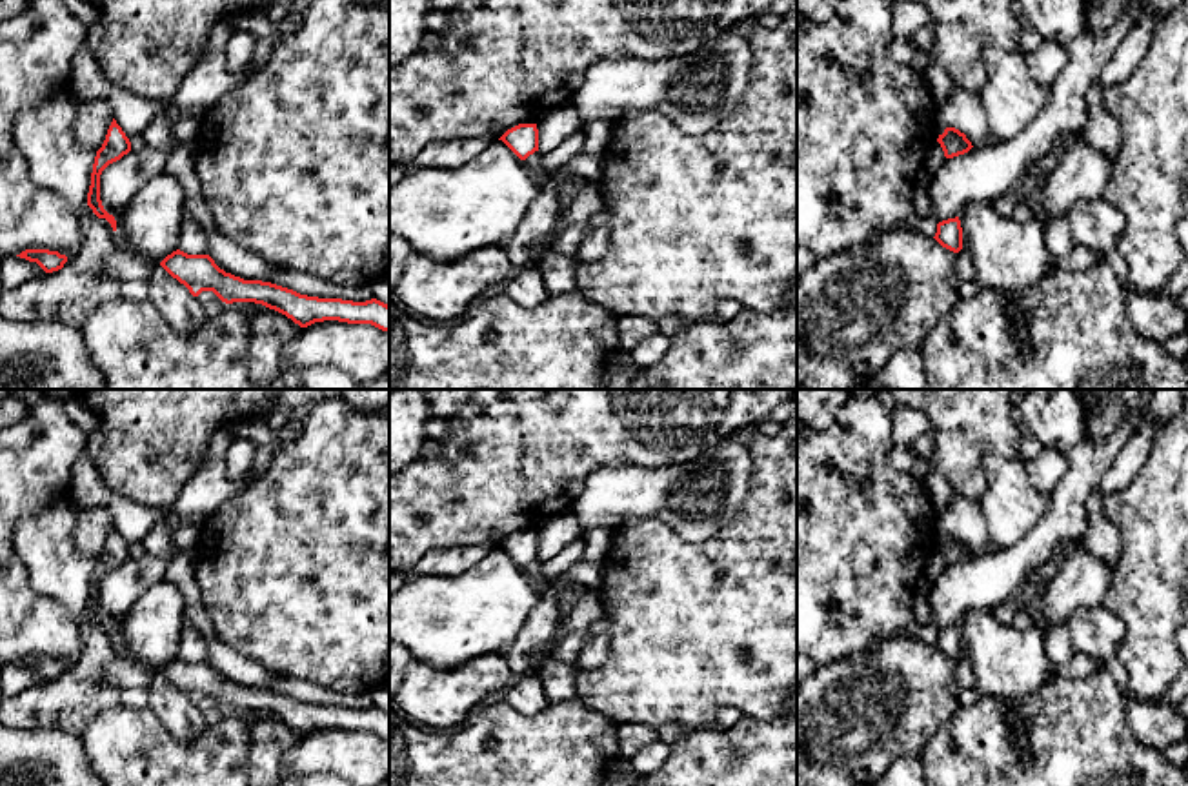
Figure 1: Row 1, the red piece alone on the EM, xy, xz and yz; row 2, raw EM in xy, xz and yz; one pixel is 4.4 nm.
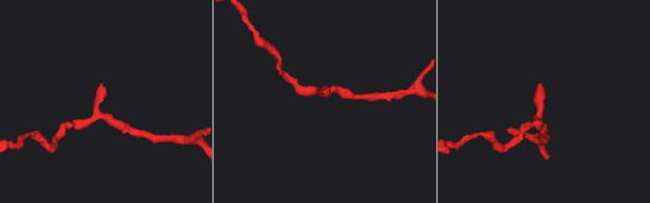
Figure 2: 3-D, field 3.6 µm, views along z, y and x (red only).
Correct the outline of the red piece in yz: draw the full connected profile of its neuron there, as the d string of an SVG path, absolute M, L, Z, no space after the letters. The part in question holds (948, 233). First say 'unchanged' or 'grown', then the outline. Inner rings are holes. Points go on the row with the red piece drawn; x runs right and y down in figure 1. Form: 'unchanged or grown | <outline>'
unchanged | M959 217L939 222L933 238L942 247L959 253L962 249L962 227Z

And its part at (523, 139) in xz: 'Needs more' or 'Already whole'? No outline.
Already whole

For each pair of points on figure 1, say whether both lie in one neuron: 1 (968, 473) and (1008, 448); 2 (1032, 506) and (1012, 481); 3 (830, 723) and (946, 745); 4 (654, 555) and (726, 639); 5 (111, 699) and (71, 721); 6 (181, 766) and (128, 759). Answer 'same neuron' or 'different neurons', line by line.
1: same neuron
2: same neuron
3: different neurons
4: same neuron
5: same neuron
6: same neuron

